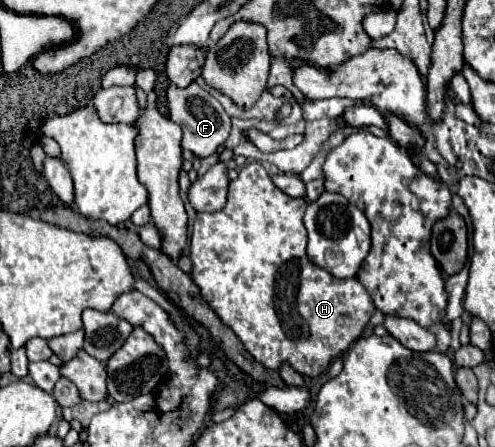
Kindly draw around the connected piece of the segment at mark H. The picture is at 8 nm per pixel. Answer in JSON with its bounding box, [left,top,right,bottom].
[191,163,375,377]

